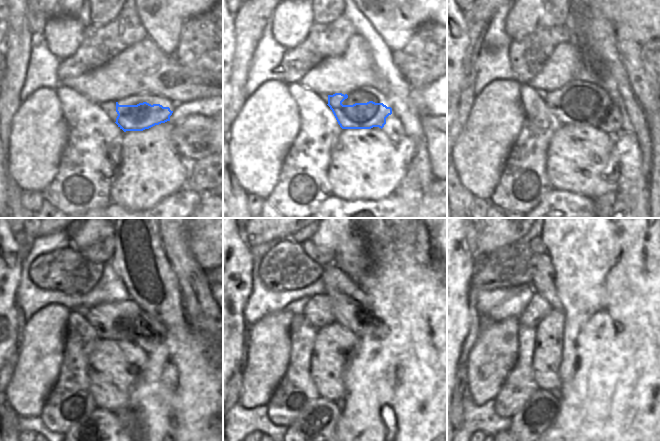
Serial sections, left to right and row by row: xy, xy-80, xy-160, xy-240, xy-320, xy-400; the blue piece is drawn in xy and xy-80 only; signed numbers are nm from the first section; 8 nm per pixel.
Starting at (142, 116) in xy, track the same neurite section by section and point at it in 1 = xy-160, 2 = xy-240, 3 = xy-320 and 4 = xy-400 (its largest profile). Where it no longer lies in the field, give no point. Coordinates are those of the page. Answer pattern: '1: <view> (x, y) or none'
1: xy-160 (573, 109)
2: xy-240 (138, 331)
3: xy-320 (357, 317)
4: xy-400 (530, 317)

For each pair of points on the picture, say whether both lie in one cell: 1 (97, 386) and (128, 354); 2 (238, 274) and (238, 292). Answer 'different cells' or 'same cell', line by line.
1: same cell
2: same cell

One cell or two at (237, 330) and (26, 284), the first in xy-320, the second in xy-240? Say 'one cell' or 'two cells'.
two cells

